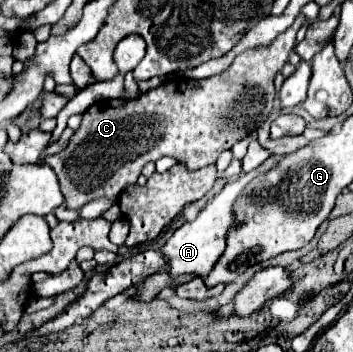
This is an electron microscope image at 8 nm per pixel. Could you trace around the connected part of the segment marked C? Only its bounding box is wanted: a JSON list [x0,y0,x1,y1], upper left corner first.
[44,16,311,210]

